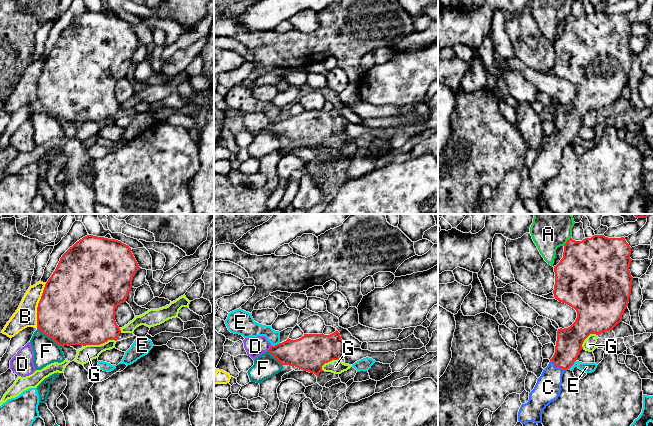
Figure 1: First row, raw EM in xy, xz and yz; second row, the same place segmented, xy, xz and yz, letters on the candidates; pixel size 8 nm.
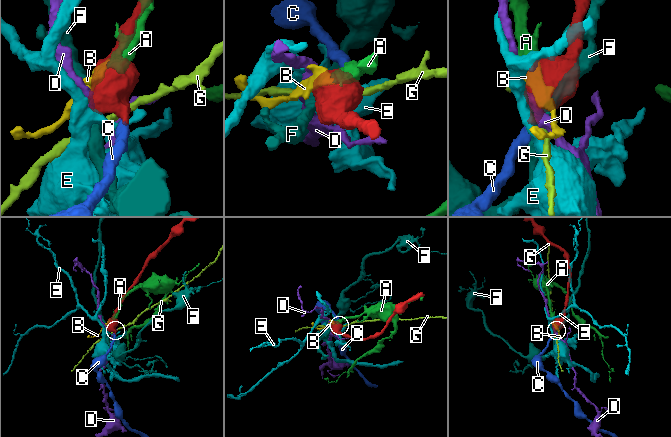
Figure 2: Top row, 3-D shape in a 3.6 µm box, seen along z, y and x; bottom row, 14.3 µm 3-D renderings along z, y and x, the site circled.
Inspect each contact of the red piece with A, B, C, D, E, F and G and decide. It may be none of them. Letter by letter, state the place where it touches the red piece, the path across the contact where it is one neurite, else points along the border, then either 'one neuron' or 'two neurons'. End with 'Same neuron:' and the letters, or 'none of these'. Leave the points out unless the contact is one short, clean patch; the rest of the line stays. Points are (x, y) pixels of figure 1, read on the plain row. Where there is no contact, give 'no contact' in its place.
A: yz (567, 17) | along yz (570, 13), (563, 21) | two neurons
B: xy (38, 81) | two neurons
C: yz (557, 142) | across yz (569, 118), (566, 130), (557, 142), (551, 152), (548, 163) | one neuron
D: xz (270, 124) | along xz (271, 121), (267, 126) | two neurons
E: yz (572, 140) | two neurons
F: xy (49, 113) | two neurons
G: xy (100, 119) | along xy (116, 116), (107, 116), (99, 120), (86, 120), (84, 122) | two neurons
Same neuron: C

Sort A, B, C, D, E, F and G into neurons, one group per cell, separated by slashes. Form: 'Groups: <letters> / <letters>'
Groups: A B / C / D / E / F / G

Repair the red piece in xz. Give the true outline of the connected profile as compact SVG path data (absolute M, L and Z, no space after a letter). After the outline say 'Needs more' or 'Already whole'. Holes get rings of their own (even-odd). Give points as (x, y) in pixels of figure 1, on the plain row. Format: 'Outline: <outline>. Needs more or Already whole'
Outline: M336 106L330 111L304 110L296 116L288 114L268 127L282 141L295 142L318 152L325 139L341 137L345 126L346 120Z. Already whole

